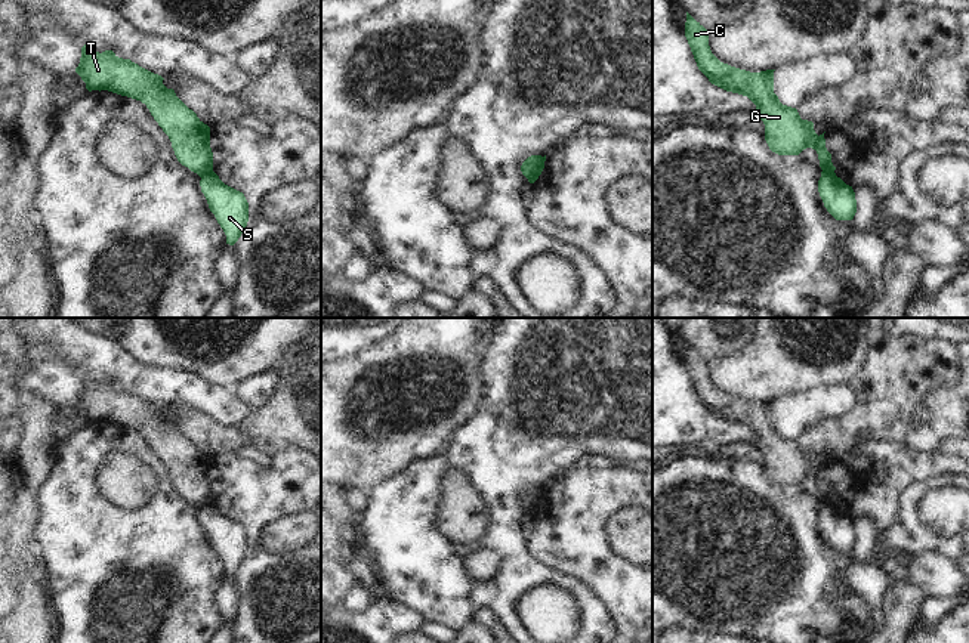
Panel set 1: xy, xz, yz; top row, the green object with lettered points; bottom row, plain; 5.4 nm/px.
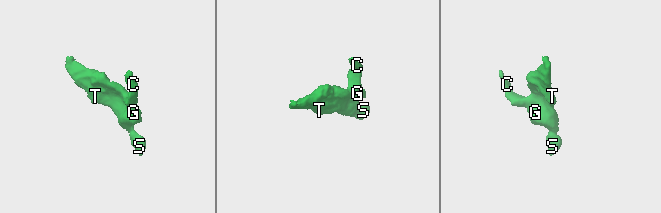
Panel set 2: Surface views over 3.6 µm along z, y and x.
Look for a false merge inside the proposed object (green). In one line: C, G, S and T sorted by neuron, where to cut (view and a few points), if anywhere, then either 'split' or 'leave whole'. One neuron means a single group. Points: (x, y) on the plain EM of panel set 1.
C G T / S | xy (212, 501), (201, 509) | split

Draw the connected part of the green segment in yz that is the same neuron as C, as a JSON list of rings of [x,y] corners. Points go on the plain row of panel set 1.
[[[686,343],[685,368],[698,401],[709,412],[726,423],[747,427],[765,455],[765,472],[778,486],[799,486],[812,479],[821,501],[834,504],[824,464],[817,466],[814,454],[802,451],[797,440],[783,436],[774,424],[774,402],[750,404],[720,393],[710,381],[709,362]]]

